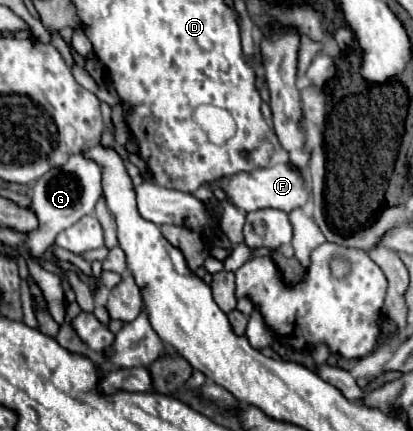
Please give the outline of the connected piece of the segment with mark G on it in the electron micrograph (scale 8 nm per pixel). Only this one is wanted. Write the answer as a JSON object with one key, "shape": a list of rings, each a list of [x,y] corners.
{"shape":[[[77,153],[77,155],[71,155],[63,167],[47,171],[39,181],[33,183],[29,197],[33,201],[33,213],[39,221],[39,229],[35,229],[35,233],[29,233],[29,239],[27,239],[27,249],[33,255],[45,253],[63,229],[71,227],[83,215],[93,213],[93,207],[103,191],[101,177],[103,177],[103,171],[99,169],[99,165],[95,165],[95,161],[87,161],[87,157]]]}

